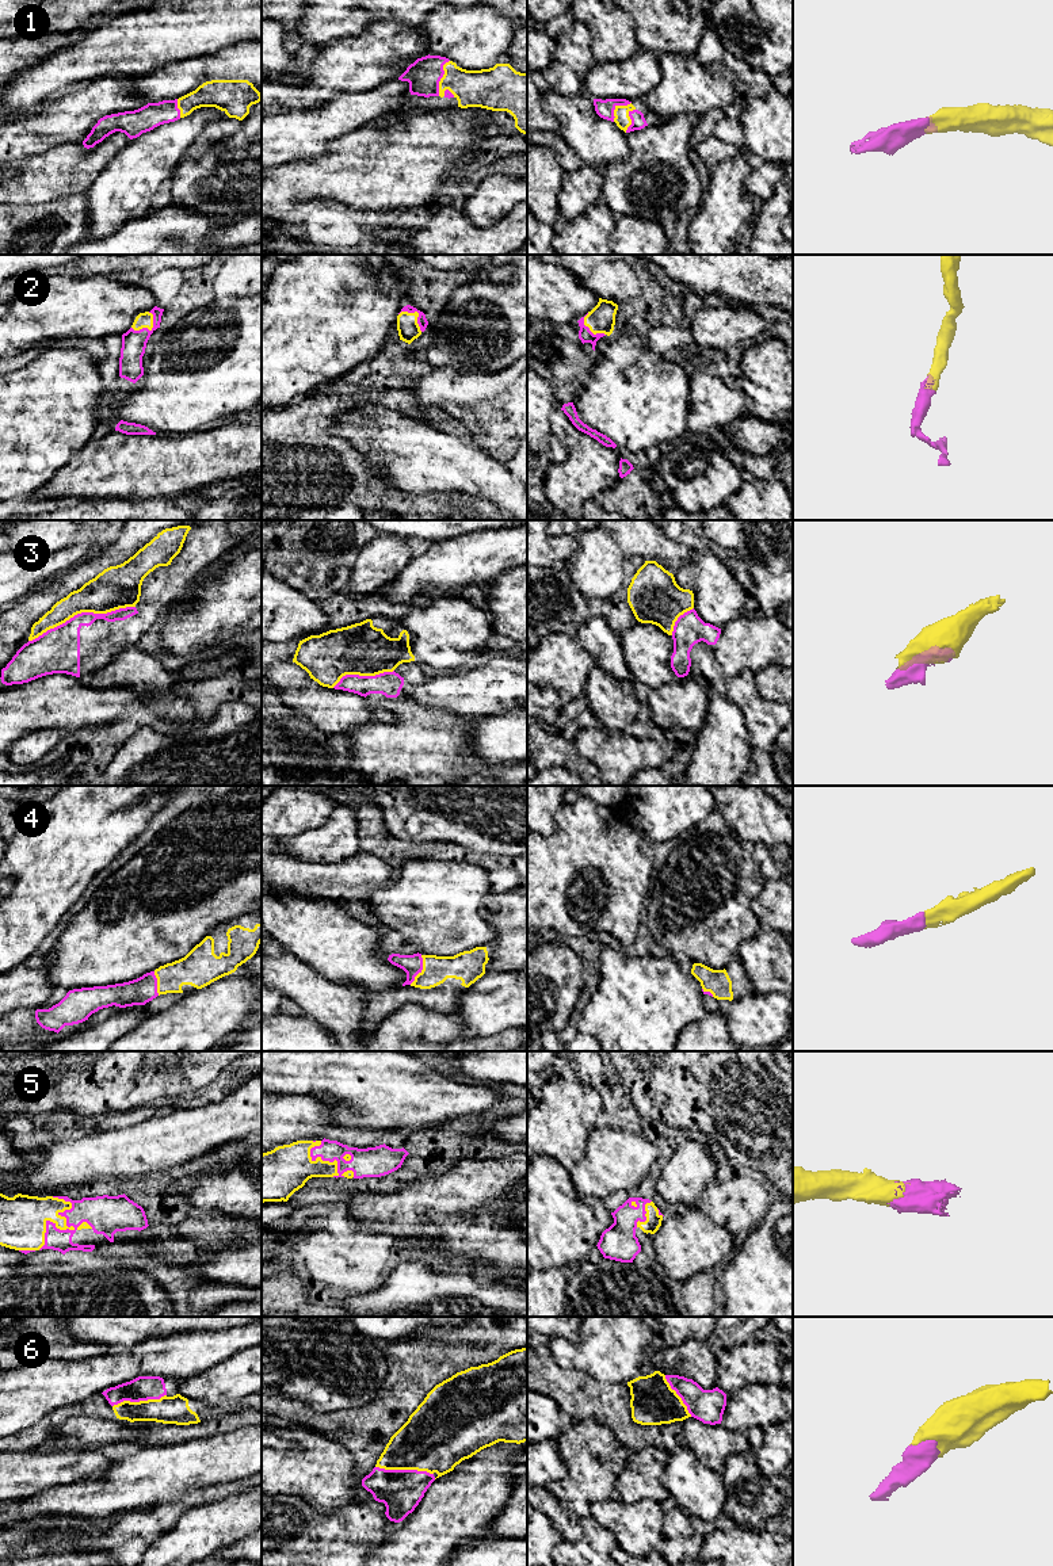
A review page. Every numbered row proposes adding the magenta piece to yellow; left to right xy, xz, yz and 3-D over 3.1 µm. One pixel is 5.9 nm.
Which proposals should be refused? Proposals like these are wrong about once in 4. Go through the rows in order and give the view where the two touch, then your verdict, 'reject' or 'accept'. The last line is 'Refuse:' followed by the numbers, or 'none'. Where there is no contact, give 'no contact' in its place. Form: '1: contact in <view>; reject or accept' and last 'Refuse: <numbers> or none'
1: contact in xz; accept
2: contact in xy; accept
3: contact in xy; reject
4: contact in xz; accept
5: contact in xy; accept
6: contact in xz; accept
Refuse: 3

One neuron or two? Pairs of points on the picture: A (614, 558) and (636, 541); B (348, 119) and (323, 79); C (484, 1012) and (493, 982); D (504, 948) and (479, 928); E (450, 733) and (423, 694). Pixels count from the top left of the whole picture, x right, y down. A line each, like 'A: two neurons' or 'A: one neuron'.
A: two neurons
B: two neurons
C: one neuron
D: two neurons
E: two neurons

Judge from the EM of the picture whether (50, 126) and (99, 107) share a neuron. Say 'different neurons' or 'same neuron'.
same neuron

